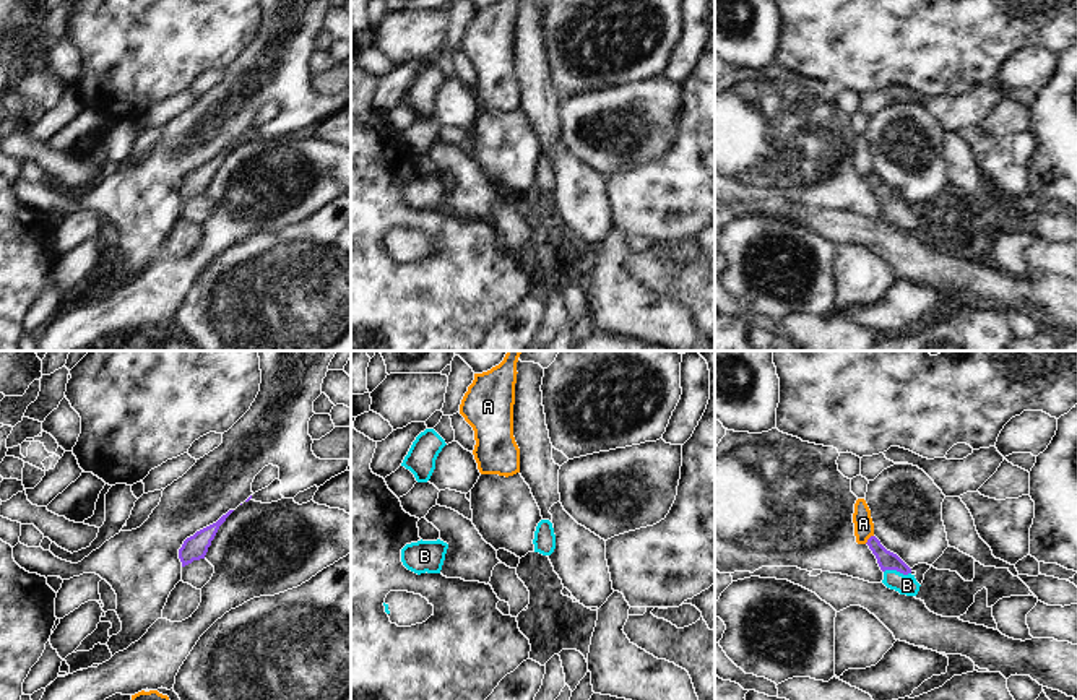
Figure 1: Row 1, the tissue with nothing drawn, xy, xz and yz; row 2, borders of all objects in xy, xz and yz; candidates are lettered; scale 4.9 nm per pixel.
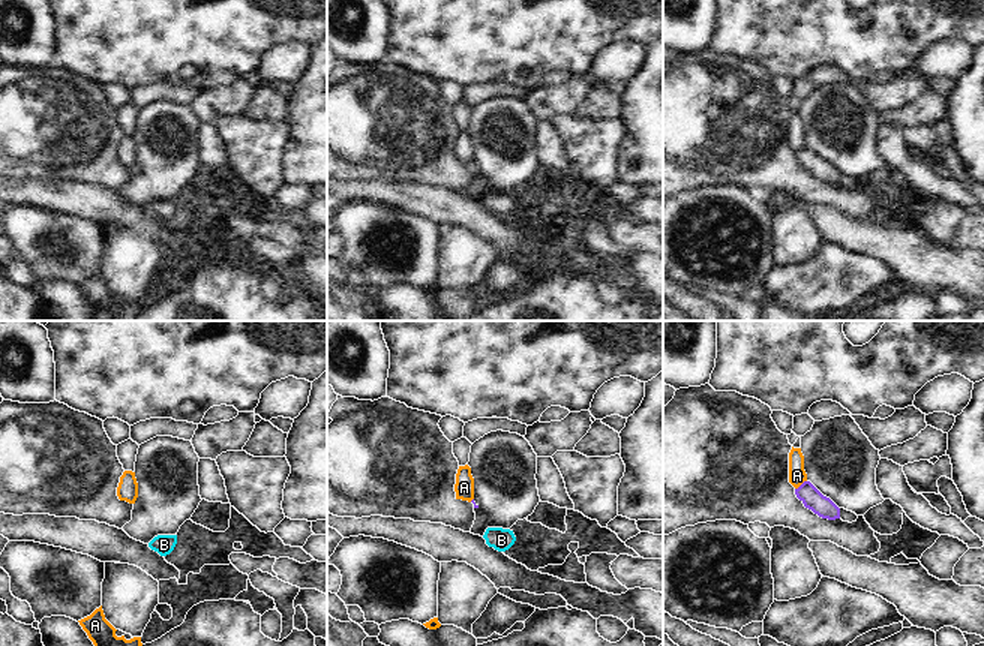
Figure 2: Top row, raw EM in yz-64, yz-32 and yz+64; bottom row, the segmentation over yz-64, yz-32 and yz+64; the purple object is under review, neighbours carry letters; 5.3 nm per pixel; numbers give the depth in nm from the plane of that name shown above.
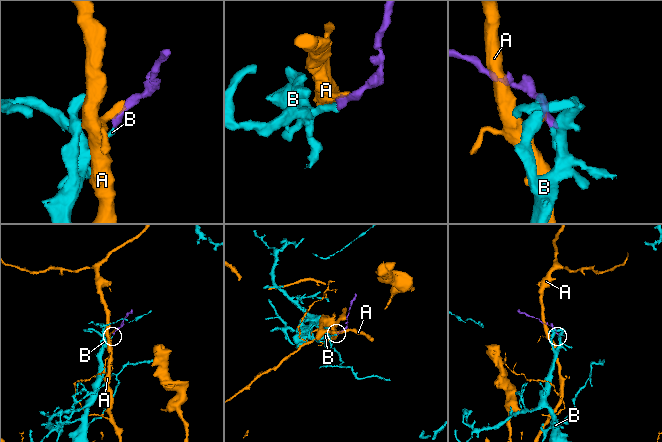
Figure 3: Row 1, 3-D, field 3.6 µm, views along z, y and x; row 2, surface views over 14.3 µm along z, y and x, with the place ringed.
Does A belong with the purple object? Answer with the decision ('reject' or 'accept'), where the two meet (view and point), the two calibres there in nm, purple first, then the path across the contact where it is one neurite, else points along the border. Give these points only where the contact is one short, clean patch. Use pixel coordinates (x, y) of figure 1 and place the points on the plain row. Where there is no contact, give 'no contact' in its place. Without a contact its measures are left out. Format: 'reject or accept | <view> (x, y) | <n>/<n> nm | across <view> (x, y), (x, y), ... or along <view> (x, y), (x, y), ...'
reject | yz (868, 176) | 100/100 nm | along yz (873, 171), (865, 179)

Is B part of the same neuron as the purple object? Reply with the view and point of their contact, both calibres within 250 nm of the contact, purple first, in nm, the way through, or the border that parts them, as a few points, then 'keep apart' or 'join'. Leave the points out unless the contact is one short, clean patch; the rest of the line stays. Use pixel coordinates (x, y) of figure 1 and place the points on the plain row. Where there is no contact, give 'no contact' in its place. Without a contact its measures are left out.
yz (897, 207) | 100/100 nm | across yz (887, 197), (897, 207), (907, 221) | join

